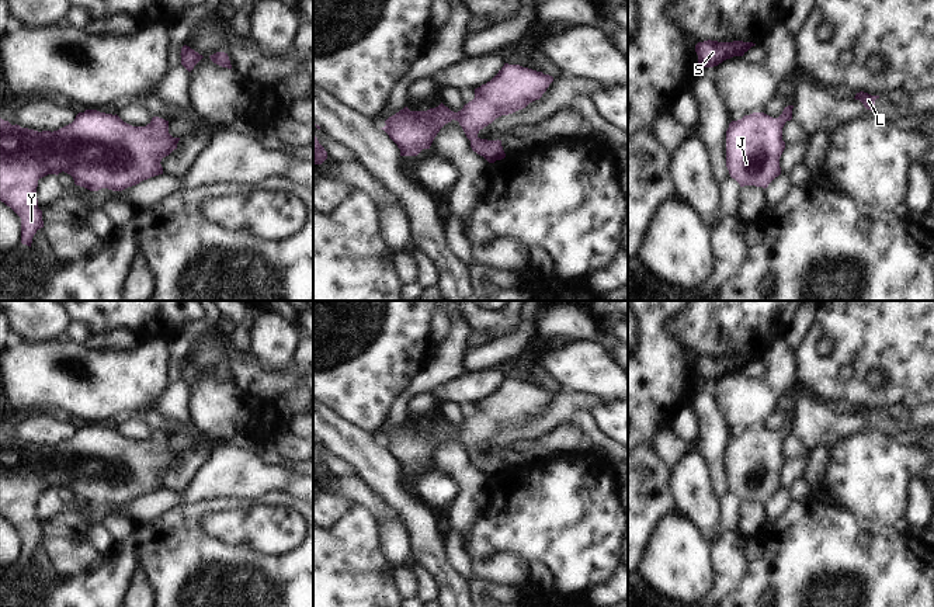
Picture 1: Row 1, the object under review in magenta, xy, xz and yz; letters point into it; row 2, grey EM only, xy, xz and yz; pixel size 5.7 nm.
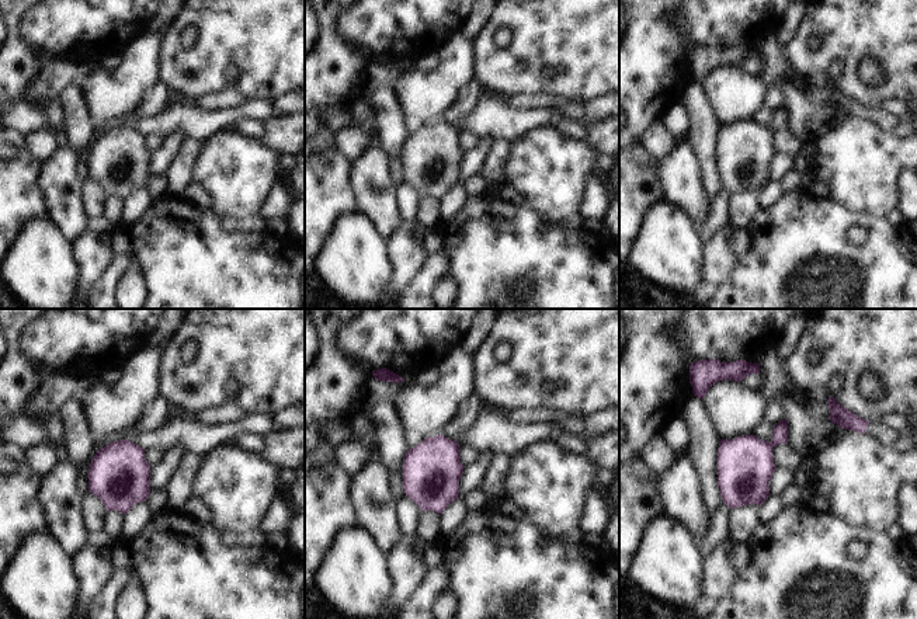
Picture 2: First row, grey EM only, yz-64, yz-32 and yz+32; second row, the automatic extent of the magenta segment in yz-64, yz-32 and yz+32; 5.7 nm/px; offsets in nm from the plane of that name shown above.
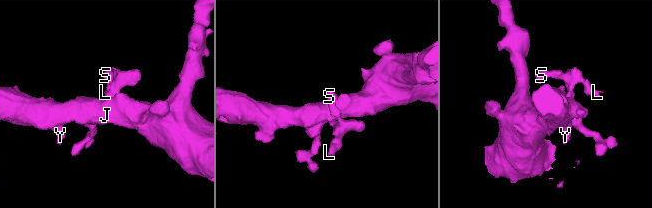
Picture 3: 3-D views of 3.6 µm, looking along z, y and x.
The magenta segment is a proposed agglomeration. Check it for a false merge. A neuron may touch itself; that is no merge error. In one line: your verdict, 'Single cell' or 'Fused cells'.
Single cell

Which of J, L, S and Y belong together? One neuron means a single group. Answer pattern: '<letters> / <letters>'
J L S Y

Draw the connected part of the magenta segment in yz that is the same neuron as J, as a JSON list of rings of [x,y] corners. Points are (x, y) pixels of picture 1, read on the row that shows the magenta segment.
[[[794,105],[778,118],[753,112],[732,121],[726,131],[726,167],[740,187],[767,188],[781,174],[780,157],[785,149],[782,128],[792,119]]]

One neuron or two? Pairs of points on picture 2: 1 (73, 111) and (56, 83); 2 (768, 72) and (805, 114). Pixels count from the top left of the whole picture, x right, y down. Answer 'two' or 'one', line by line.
1: two
2: two

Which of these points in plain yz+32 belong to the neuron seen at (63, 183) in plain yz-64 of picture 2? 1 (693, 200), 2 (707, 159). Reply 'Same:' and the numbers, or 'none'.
Same: 1

